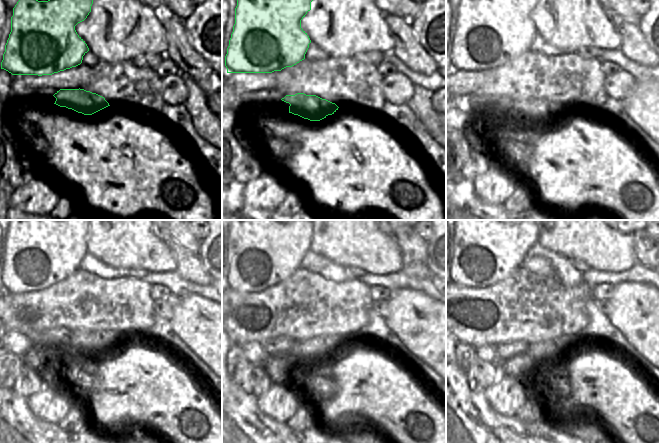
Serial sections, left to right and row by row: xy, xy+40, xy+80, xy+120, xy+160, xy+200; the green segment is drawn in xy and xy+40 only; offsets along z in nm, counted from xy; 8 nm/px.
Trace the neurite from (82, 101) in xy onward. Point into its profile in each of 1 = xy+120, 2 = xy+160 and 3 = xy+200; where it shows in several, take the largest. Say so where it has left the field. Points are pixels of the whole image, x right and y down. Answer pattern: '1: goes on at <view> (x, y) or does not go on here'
1: goes on at xy+120 (79, 341)
2: goes on at xy+160 (302, 348)
3: goes on at xy+200 (531, 346)

